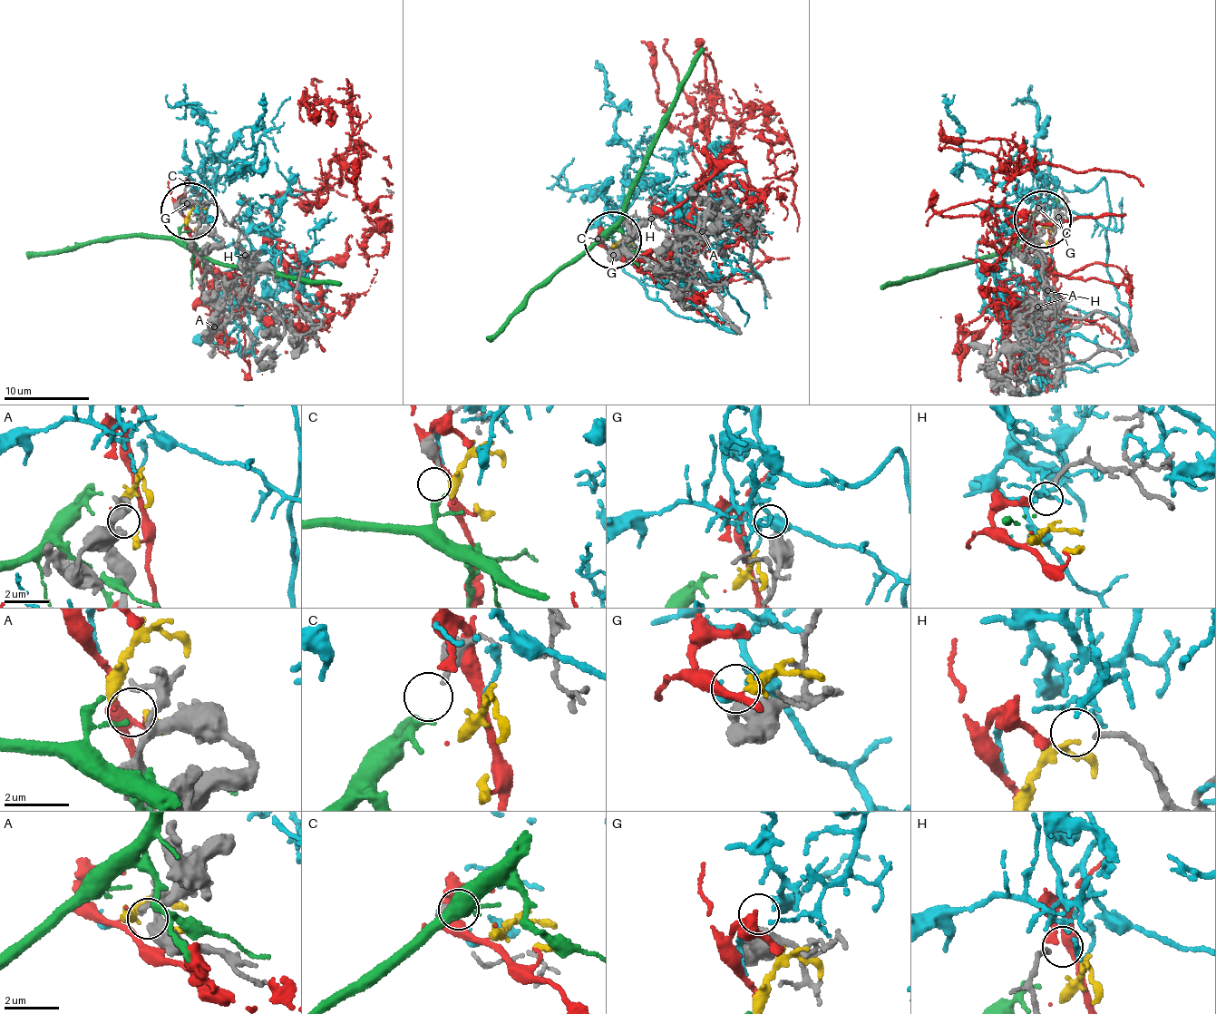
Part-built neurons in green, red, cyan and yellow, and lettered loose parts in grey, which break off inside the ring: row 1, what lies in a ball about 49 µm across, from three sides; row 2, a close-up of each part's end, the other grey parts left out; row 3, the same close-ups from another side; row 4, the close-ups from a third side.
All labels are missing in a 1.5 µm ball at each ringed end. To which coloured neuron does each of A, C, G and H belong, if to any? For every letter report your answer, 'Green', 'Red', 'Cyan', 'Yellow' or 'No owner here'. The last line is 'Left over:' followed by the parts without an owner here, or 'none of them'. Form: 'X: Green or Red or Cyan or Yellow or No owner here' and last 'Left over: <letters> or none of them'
A: Yellow
C: Green
G: Cyan
H: Red
Left over: none of them

